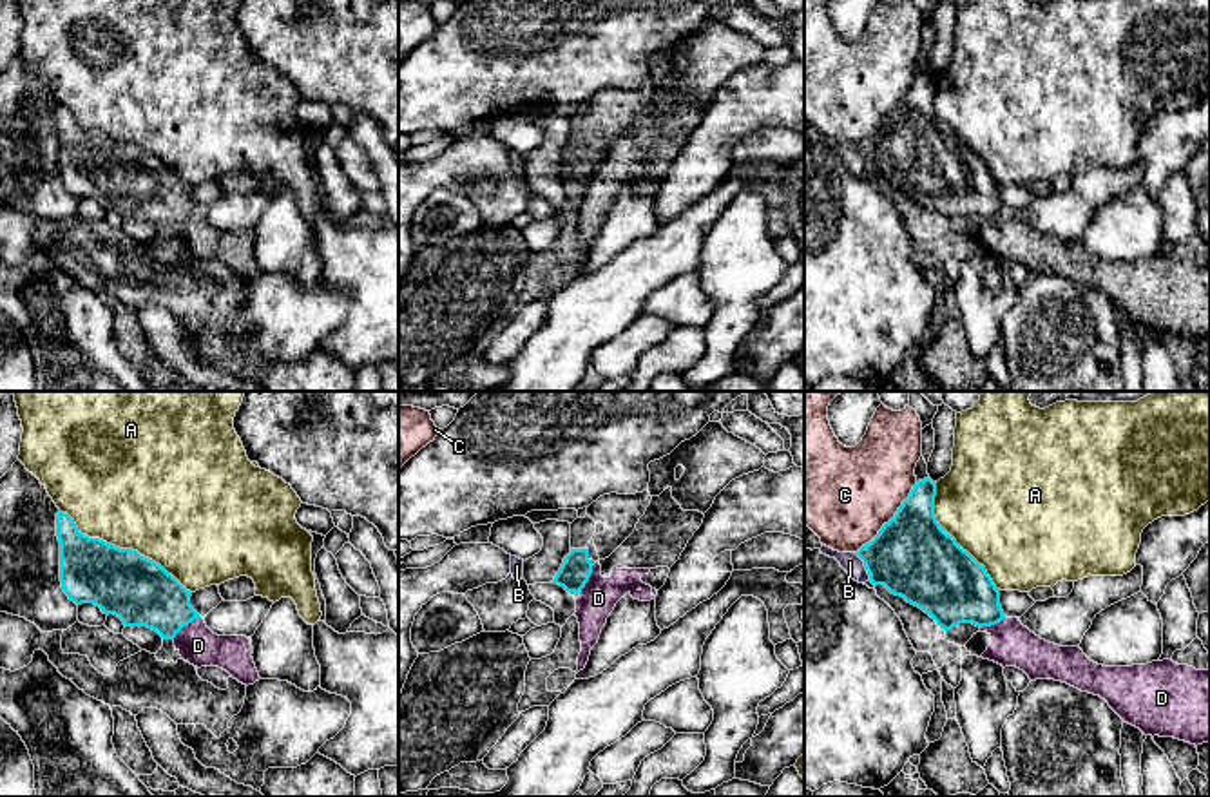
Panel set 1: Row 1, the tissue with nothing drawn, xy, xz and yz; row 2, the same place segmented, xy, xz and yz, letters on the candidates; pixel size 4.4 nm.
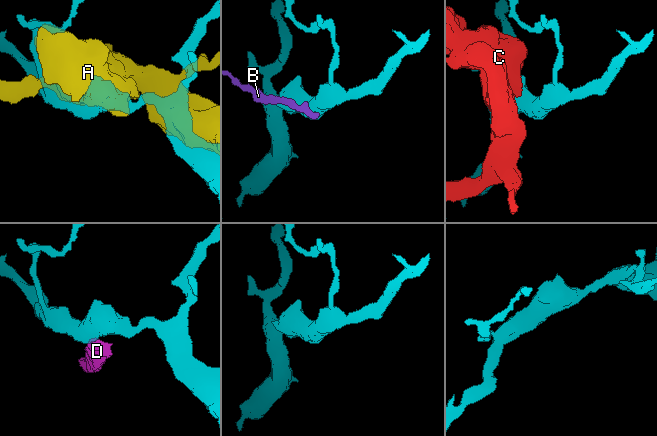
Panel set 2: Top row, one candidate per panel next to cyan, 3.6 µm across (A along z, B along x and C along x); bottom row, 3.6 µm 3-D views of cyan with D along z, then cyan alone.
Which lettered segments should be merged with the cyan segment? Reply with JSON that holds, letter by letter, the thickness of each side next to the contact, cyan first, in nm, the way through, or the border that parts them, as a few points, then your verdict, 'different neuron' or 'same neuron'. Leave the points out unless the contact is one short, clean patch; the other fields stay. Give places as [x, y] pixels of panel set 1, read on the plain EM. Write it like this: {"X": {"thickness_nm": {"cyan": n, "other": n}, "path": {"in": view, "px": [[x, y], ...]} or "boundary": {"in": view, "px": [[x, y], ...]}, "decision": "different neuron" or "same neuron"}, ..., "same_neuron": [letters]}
{"A": {"thickness_nm": {"cyan": 300, "other": 480}, "decision": "different neuron"}, "B": {"thickness_nm": {"cyan": 360, "other": 90}, "decision": "different neuron"}, "C": {"thickness_nm": {"cyan": 360, "other": 420}, "decision": "different neuron"}, "D": {"thickness_nm": {"cyan": 300, "other": 170}, "boundary": {"in": "xy", "px": [[200, 211], [172, 232]]}, "decision": "different neuron"}, "same_neuron": []}

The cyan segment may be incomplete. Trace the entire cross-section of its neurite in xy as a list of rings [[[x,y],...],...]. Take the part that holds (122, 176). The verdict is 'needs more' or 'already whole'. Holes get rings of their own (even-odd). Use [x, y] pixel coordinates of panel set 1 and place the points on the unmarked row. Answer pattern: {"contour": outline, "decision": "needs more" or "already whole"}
{"contour": [[[62,105],[56,107],[56,130],[60,136],[62,183],[76,199],[94,197],[103,208],[118,210],[125,221],[147,221],[163,234],[174,234],[183,221],[201,212],[190,199],[192,187],[159,158],[138,145],[120,143],[100,132],[82,129],[74,114]]], "decision": "already whole"}

